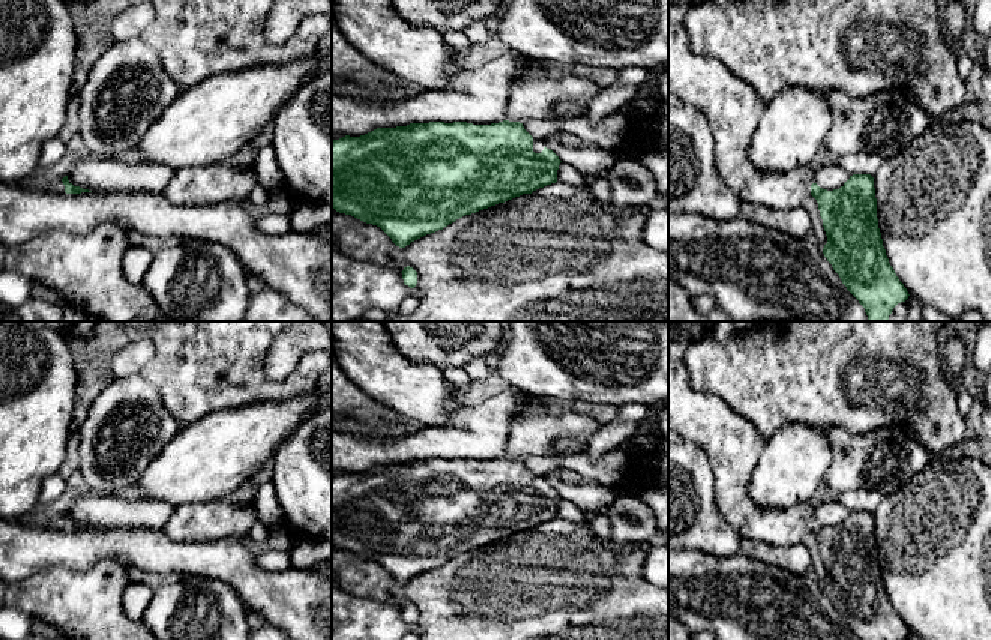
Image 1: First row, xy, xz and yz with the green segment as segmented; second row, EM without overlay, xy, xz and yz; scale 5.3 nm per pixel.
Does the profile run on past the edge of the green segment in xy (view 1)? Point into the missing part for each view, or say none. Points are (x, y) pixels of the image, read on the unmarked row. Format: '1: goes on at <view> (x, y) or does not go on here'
1: does not go on here

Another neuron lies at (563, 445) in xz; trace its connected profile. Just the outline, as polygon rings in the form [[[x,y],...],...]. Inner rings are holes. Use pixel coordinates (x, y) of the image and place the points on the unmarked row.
[[[559,437],[554,442],[557,454],[562,455],[569,455],[575,452],[586,452],[589,448],[589,442],[580,439],[580,437]]]

